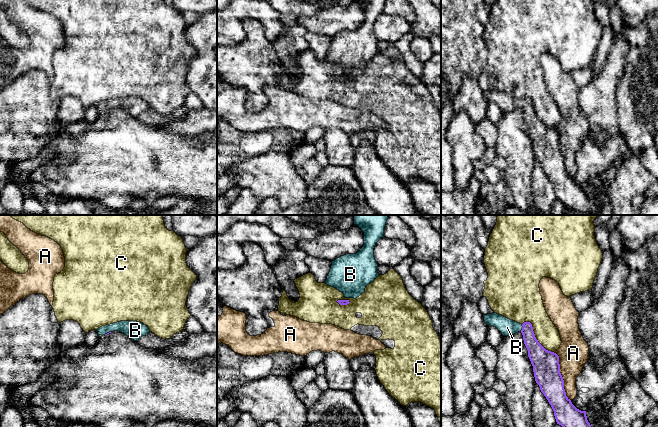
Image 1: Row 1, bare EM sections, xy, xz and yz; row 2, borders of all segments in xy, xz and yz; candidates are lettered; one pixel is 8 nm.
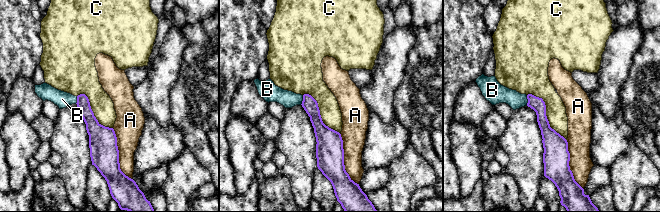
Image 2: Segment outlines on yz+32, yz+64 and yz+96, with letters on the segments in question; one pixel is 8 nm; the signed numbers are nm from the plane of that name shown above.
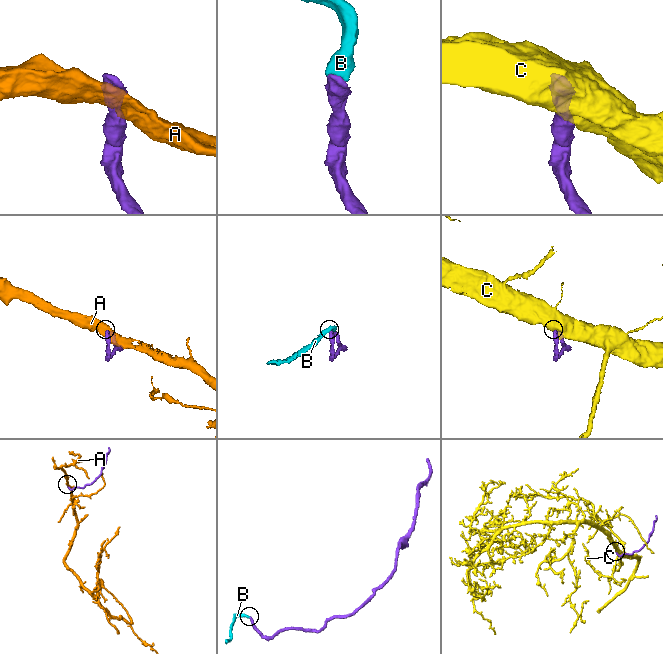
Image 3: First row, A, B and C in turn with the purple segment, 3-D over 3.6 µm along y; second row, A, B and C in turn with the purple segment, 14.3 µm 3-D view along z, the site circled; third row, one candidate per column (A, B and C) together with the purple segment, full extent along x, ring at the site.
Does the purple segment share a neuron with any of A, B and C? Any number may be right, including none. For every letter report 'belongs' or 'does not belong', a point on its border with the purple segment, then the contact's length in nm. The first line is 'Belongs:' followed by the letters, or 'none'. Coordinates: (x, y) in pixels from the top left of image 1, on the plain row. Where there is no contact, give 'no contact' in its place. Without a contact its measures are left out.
Belongs: B
A: does not belong; meets purple in yz at (562, 153); contact 400 nm long
B: belongs; meets purple in yz at (522, 104); contact 70 nm long
C: does not belong; meets purple in yz at (535, 113); contact 360 nm long

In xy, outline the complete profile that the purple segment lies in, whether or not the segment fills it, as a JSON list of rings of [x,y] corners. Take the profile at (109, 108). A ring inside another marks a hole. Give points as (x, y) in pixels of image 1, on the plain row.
[[[120,97],[97,105],[99,113],[113,107],[120,107],[134,117],[138,117],[142,112],[145,112],[150,108],[146,101],[137,97]]]

